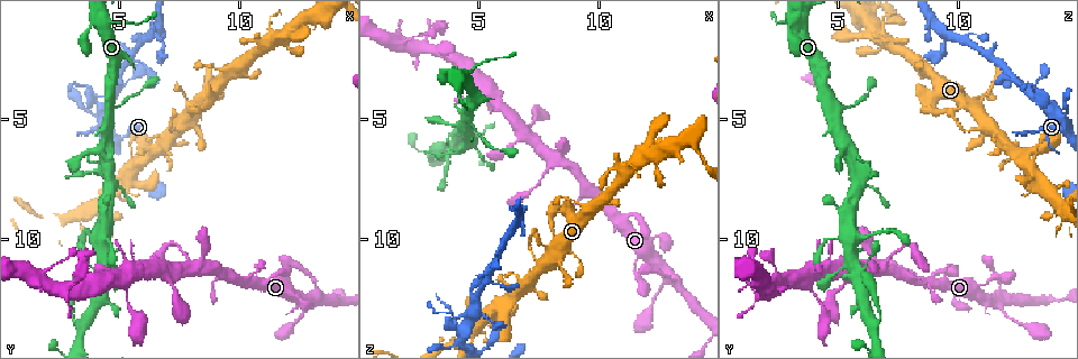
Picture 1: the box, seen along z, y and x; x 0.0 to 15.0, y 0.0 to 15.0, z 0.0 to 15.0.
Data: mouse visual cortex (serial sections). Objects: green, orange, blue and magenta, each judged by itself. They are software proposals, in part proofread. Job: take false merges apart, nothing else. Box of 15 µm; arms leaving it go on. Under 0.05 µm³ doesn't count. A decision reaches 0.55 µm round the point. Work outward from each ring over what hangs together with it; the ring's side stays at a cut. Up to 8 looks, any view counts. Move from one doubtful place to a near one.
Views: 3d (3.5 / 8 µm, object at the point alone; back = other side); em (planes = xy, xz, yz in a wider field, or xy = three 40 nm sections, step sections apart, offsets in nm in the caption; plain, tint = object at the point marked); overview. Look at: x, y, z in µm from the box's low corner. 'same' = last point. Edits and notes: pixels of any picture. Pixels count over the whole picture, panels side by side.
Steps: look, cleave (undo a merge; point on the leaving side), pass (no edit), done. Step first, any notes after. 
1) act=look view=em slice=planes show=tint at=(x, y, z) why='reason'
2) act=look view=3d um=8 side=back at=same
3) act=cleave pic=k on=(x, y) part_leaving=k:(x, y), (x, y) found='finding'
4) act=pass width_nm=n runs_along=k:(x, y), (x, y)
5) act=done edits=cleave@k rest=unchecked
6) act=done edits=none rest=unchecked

act=look view=3d um=3.5 at=(12.6, 13.2, 12.1) why='calibre changes'

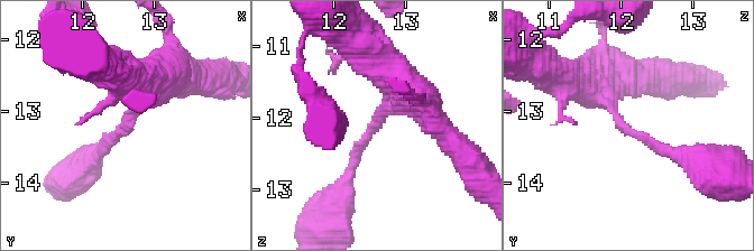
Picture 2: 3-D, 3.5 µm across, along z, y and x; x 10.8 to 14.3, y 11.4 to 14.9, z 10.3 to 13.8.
act=look view=em slice=xy step=2 show=tint at=(12.65, 13.20, 12.05) why='now the EM'

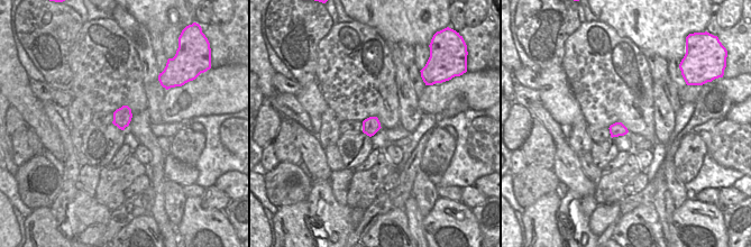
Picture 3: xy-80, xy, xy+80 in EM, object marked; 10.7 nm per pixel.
act=look view=em slice=planes show=tint at=same why='another direction'

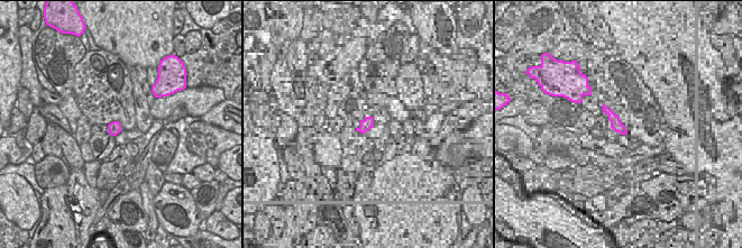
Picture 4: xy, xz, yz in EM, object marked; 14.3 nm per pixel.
act=pass arm_widths_nm=150,400 runs_along=2:(585, 75), (628, 130), (682, 155) found='one cell here'

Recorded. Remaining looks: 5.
act=look view=3d um=3.5 at=(12.5, 12.5, 9.9) why='abrupt turn'

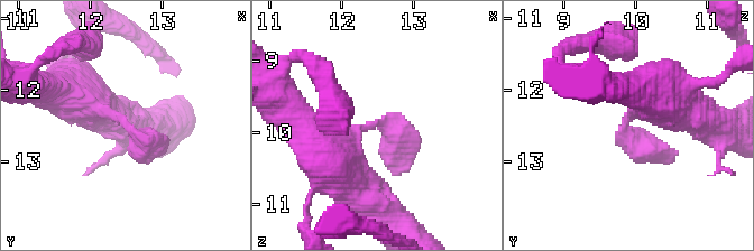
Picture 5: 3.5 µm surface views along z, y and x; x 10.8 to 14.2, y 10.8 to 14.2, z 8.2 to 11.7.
act=look view=em slice=xy step=2 show=tint at=(12.50, 12.45, 9.85) why='now the EM'

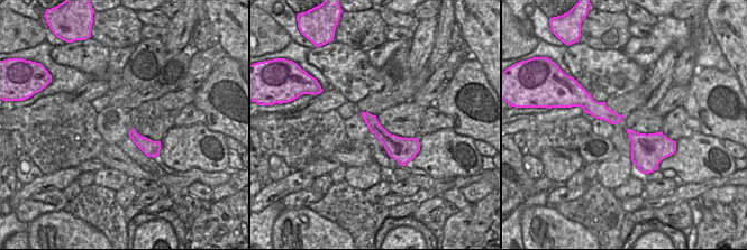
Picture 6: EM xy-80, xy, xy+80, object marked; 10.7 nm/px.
act=pass runs_along=5:(53, 91), (116, 115), (143, 159) found='all the same cell'

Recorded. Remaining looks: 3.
act=look view=em slice=xy step=1 show=tint at=(8.0, 11.0, 6.9)

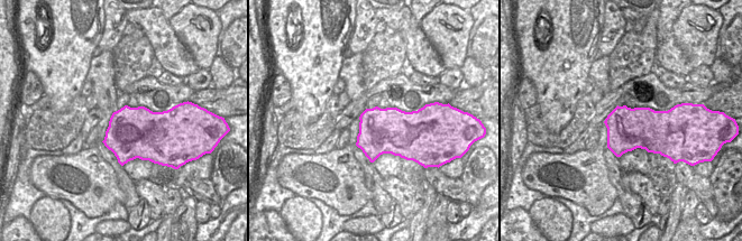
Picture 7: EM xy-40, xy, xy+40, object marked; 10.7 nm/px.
act=look view=3d um=3.5 at=same

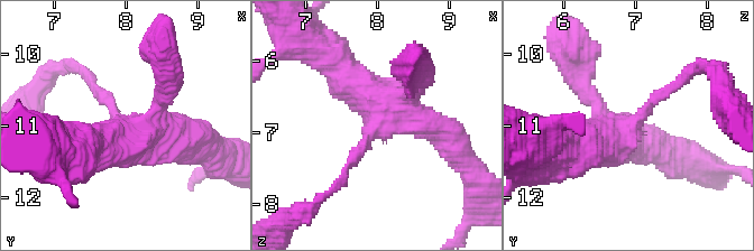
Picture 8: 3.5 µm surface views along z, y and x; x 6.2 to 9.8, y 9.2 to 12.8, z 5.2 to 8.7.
act=pass arms=4 runs_along=8:(452, 148), (376, 102), (334, 62) found='continuous, no second cell'

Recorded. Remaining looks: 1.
act=done edits=none rest=unchecked

